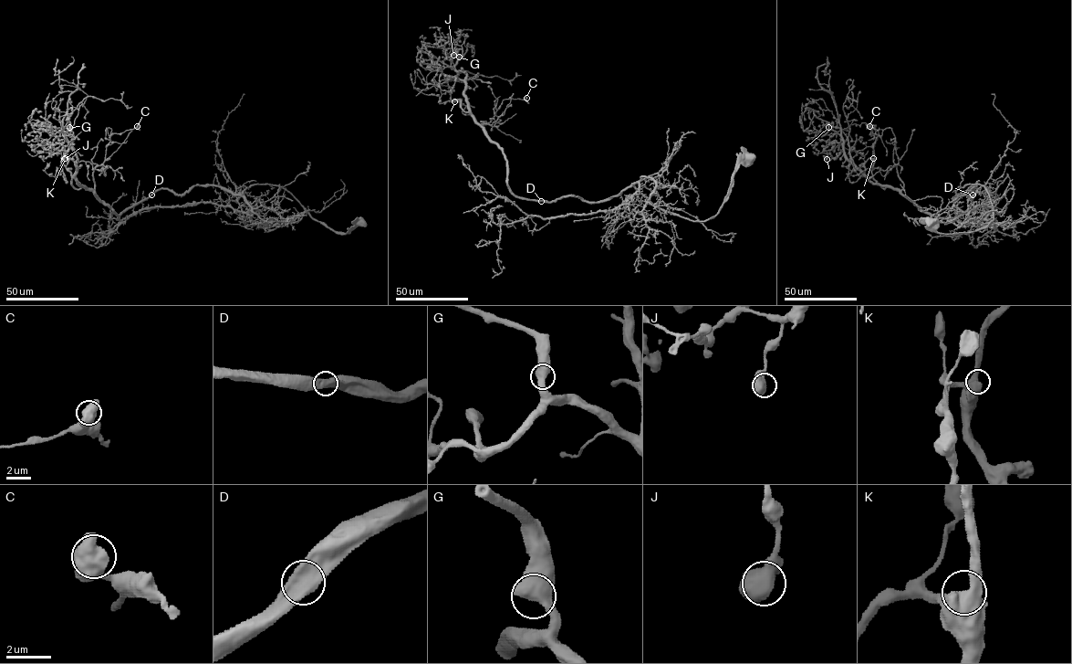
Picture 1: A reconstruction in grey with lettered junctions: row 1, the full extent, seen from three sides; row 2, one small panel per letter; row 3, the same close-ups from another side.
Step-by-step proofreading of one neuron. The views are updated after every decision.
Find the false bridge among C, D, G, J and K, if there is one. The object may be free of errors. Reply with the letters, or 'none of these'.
none of these

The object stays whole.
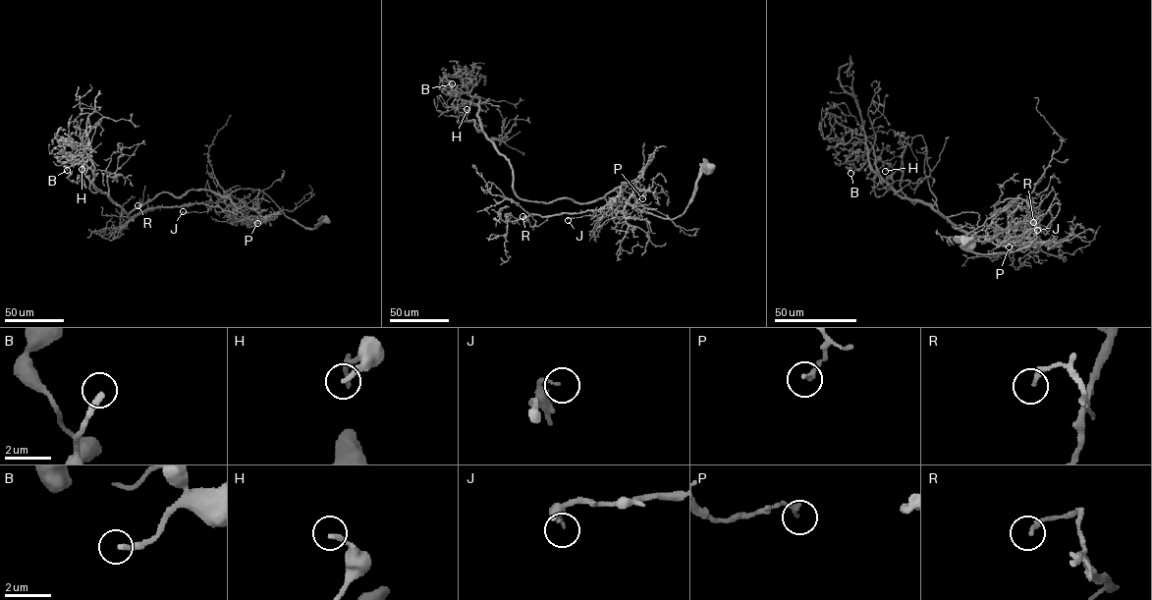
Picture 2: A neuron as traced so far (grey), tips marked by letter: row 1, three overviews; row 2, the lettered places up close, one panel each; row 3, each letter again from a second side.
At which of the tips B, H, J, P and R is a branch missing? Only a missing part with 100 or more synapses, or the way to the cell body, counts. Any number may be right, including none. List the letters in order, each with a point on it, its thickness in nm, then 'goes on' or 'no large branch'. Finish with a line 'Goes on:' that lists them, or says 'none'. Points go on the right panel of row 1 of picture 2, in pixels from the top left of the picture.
B: at (850, 173); 240 nm thick; no large branch
H: at (885, 171); 190 nm thick; no large branch
J: at (1037, 230); 120 nm thick; no large branch
P: at (1009, 246); 200 nm thick; no large branch
R: at (1033, 222); 190 nm thick; no large branch
Goes on: none

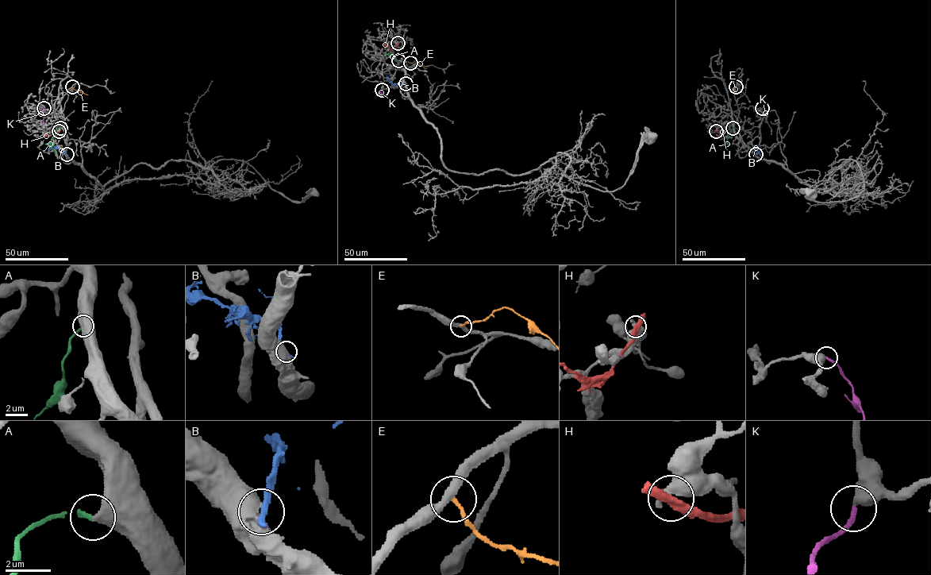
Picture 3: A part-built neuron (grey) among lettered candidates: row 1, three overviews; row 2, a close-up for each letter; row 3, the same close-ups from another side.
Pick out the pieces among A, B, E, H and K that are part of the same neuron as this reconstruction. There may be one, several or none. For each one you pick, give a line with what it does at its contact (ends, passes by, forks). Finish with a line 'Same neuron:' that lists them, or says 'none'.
A: it ends
K: it ends
Same neuron: A, K

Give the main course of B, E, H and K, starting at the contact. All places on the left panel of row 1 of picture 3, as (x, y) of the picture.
B: (67, 154), (65, 151), (52, 146), (48, 152)
E: (72, 86), (88, 95)
H: (59, 131), (49, 136), (45, 134)
K: (43, 108), (42, 122)

